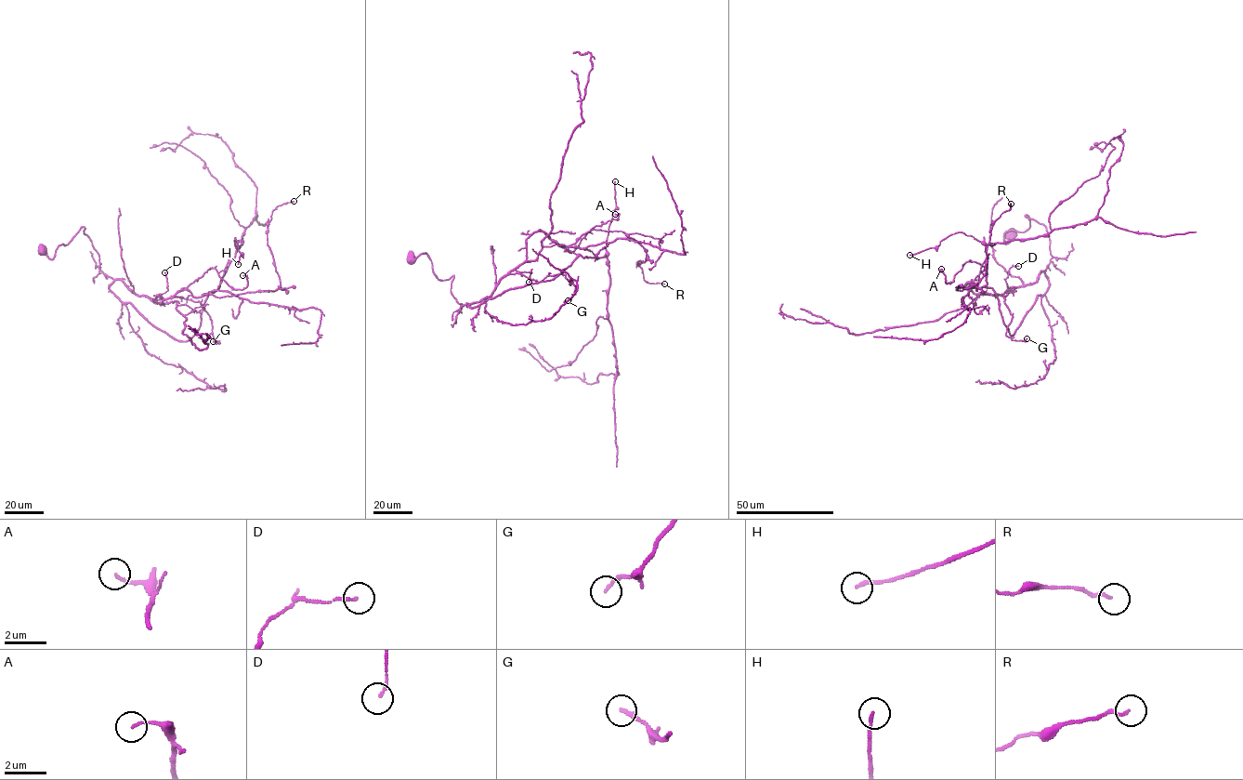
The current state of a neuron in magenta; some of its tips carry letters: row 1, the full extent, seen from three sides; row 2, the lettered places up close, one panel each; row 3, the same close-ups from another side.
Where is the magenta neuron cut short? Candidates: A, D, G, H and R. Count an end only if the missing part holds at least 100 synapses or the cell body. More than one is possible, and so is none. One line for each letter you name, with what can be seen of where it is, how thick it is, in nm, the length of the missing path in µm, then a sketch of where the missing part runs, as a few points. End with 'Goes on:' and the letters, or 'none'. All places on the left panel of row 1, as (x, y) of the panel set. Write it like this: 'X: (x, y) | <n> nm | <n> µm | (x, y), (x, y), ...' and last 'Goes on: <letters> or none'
Goes on: none

